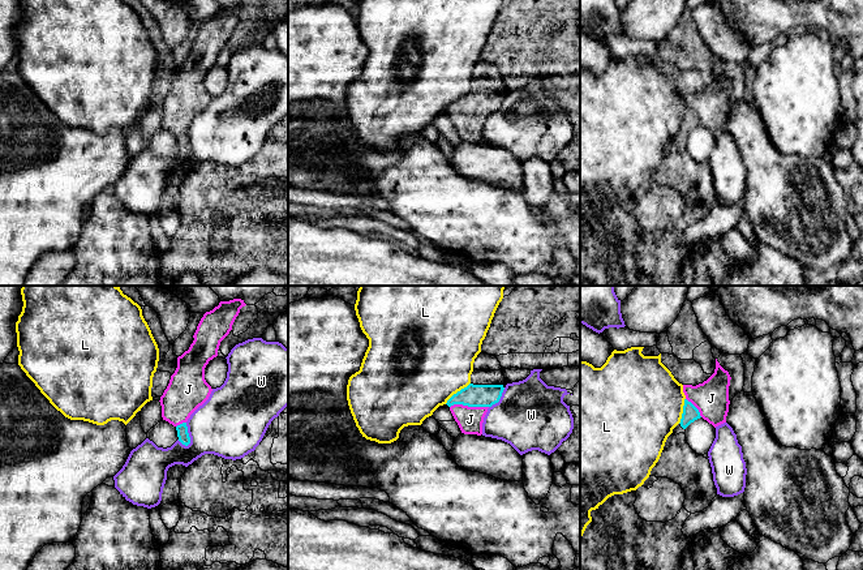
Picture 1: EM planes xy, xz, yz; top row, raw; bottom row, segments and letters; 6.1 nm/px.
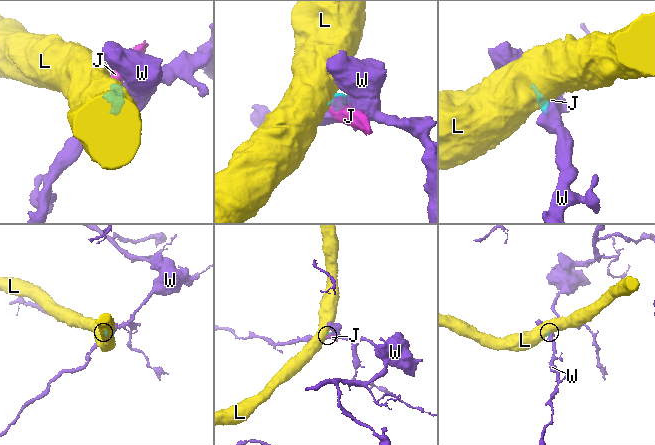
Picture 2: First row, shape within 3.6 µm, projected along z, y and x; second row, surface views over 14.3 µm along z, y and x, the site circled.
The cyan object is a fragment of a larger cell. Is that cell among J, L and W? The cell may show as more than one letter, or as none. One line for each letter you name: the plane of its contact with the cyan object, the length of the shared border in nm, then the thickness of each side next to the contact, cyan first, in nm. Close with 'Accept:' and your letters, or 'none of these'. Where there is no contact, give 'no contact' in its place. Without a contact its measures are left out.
J: meets cyan in xz; contact 240 nm long; 140 nm thick on the cyan side, 160 nm on the other
Accept: J

